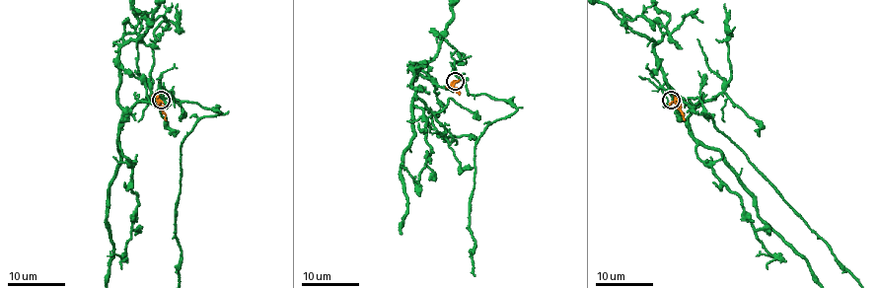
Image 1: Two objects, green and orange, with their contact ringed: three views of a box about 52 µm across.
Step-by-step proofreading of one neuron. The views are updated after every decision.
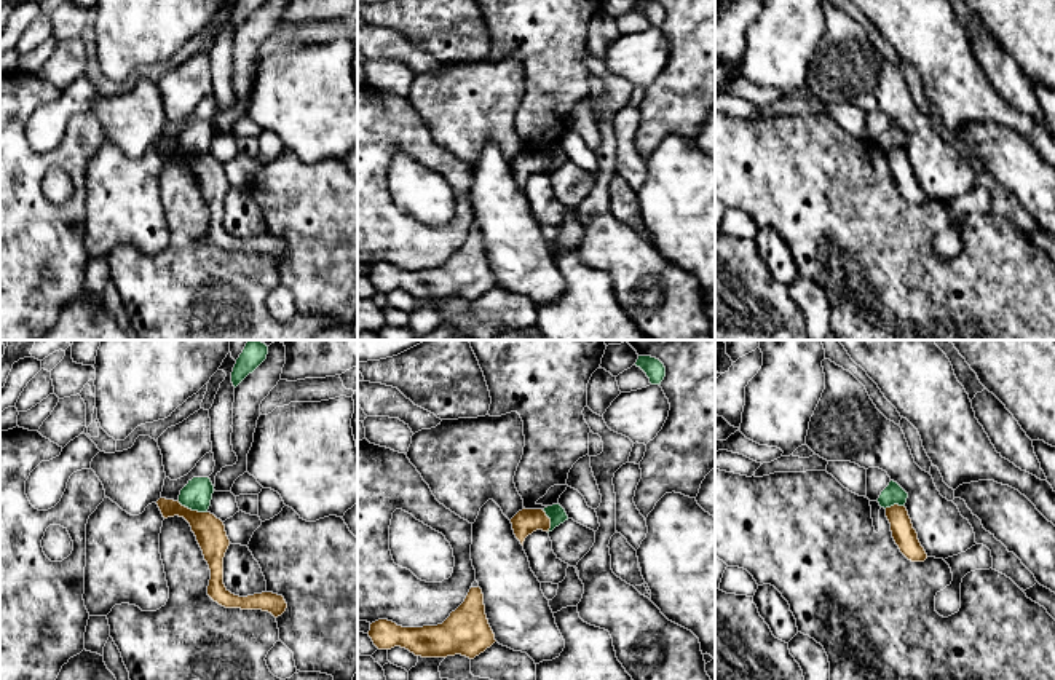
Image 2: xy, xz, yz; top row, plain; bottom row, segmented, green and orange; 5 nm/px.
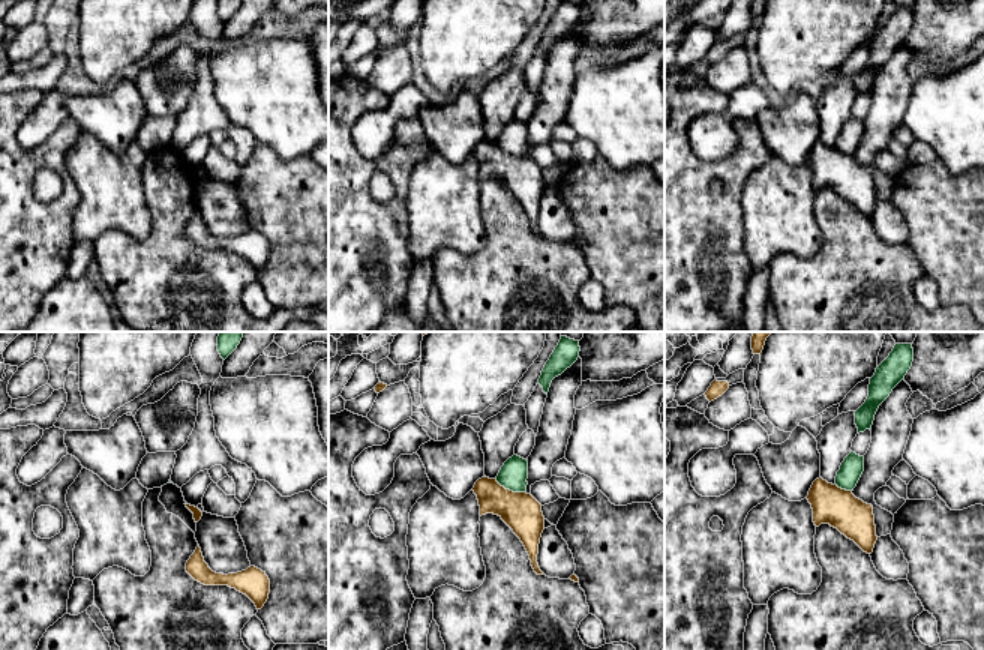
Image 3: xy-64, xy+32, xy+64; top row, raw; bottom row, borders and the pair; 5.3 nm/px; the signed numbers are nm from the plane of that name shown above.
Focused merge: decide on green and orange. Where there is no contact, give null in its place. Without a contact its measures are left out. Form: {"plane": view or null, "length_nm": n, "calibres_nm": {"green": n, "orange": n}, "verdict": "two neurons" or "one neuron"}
{"plane": "xy", "length_nm": 170, "calibres_nm": {"green": 150, "orange": 150}, "verdict": "two neurons"}

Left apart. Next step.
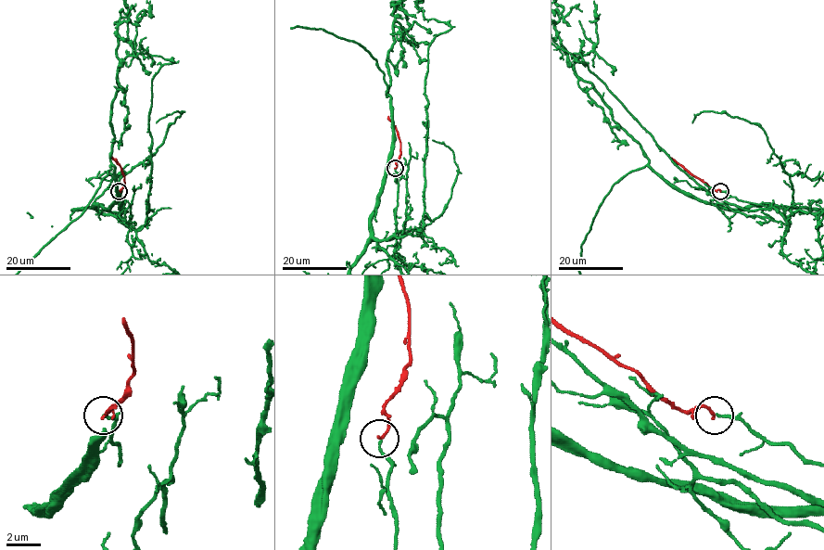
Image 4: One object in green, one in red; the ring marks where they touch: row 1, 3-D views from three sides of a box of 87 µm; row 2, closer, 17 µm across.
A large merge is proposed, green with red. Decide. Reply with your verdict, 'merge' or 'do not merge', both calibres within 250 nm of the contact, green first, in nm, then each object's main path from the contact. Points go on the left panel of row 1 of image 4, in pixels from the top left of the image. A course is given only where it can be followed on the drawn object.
merge | 140/170 nm | green via (119, 191), (119, 216), (95, 208), (116, 198), (110, 165), (86, 208) | red via (119, 191), (124, 184), (124, 177), (112, 157)

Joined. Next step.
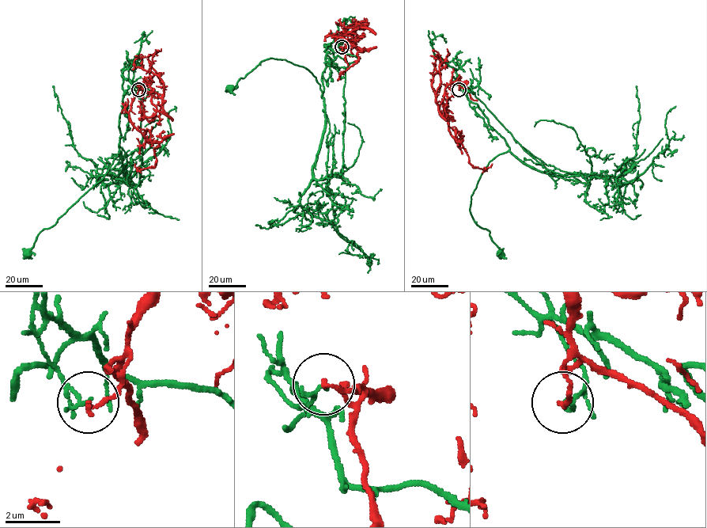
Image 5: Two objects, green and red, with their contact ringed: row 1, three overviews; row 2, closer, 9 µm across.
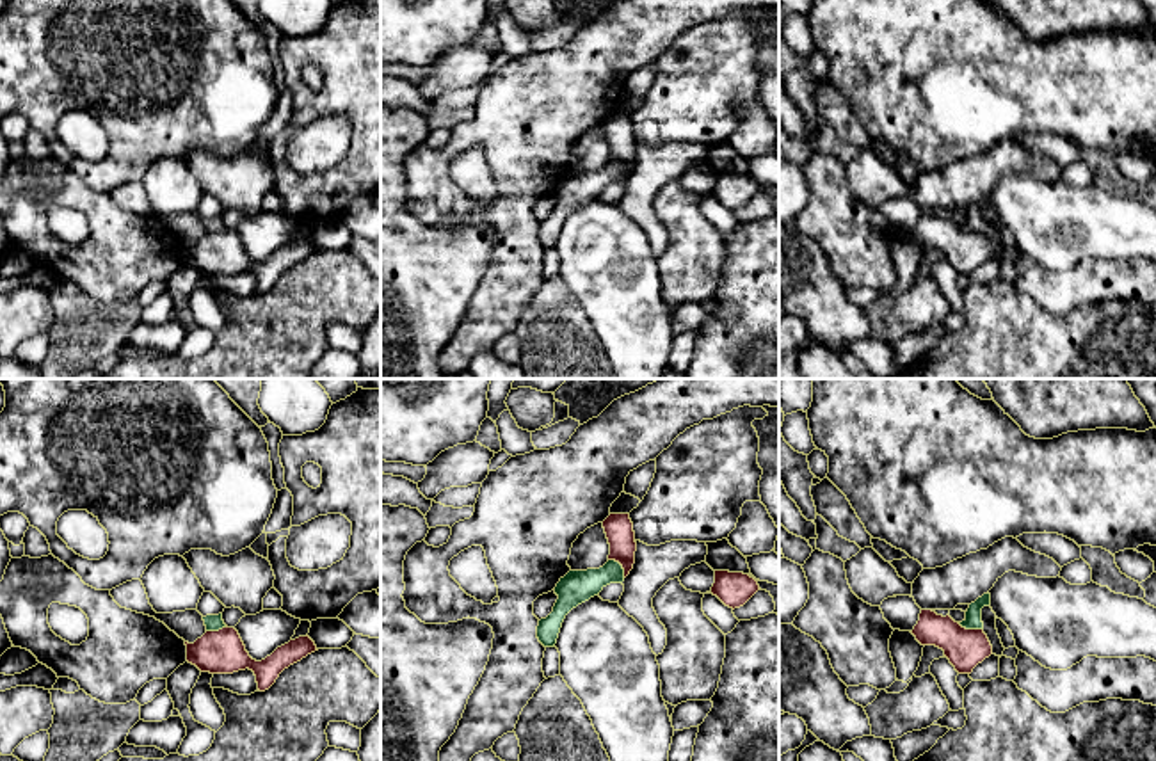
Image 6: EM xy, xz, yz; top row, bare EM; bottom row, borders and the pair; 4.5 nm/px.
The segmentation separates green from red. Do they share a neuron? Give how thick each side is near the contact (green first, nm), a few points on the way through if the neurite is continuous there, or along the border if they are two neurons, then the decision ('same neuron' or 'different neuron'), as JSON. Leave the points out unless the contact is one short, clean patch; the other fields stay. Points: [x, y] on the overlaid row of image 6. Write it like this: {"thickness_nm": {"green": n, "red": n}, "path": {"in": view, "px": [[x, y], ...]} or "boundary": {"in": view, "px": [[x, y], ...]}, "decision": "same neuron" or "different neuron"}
{"thickness_nm": {"green": 150, "red": 130}, "boundary": {"in": "xz", "px": [[609, 559], [621, 566], [625, 576]]}, "decision": "different neuron"}

